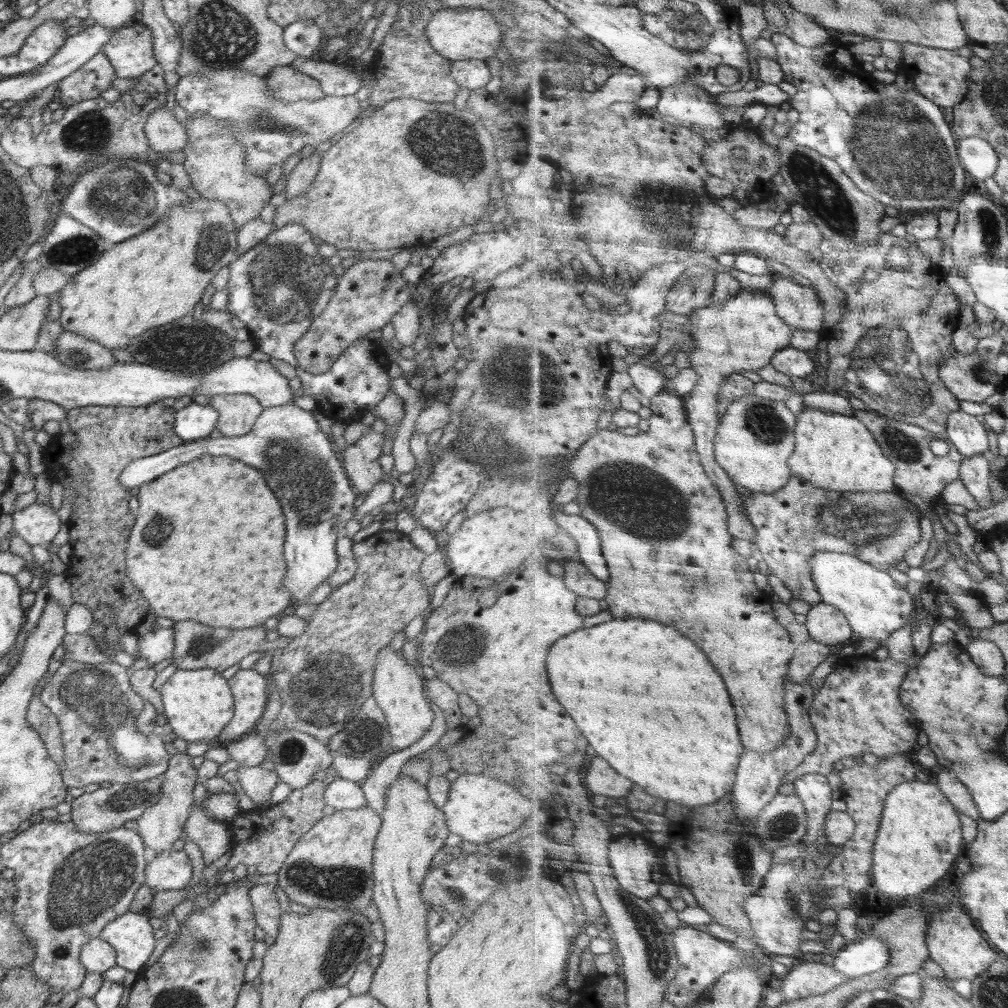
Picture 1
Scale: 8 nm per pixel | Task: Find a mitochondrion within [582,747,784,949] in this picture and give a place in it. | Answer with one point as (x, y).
(743, 855)

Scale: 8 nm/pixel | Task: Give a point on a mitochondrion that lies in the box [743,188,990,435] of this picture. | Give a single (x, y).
(887, 364)

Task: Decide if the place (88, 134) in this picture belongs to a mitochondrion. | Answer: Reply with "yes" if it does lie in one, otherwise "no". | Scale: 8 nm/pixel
yes

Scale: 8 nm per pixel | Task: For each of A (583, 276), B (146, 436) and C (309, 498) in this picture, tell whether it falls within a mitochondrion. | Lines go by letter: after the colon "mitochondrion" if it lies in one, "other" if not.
A: other
B: mitochondrion
C: mitochondrion

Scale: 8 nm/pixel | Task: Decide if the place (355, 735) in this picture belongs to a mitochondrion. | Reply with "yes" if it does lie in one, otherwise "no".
yes

